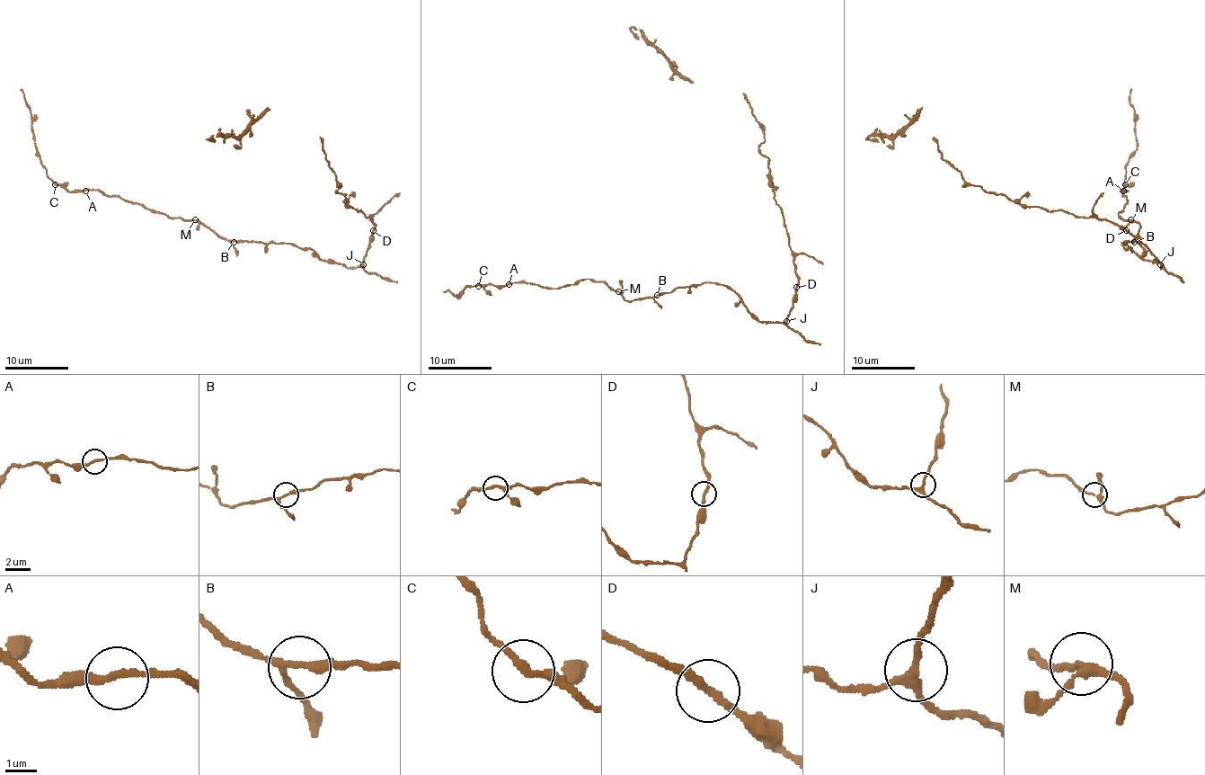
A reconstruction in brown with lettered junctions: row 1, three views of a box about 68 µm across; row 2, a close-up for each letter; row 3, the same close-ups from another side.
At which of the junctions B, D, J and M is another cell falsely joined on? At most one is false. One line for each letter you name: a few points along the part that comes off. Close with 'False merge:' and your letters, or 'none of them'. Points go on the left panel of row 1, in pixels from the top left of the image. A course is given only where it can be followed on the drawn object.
False merge: none of them

